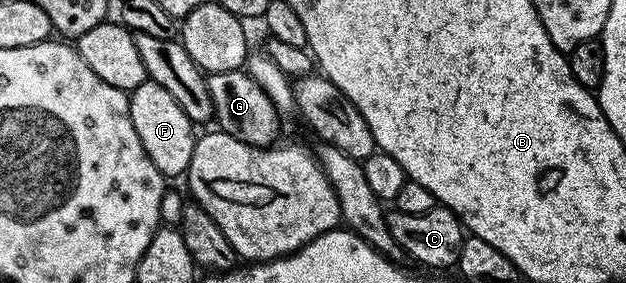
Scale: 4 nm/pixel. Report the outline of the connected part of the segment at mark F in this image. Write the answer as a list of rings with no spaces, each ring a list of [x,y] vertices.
[[[146,80],[141,86],[137,86],[129,93],[131,98],[131,117],[133,118],[133,130],[137,130],[137,138],[141,138],[141,146],[145,146],[145,154],[157,166],[157,170],[164,177],[182,177],[187,167],[191,165],[195,141],[197,139],[196,129],[193,122],[177,106],[173,94],[165,90],[165,86],[157,86],[157,82]]]

